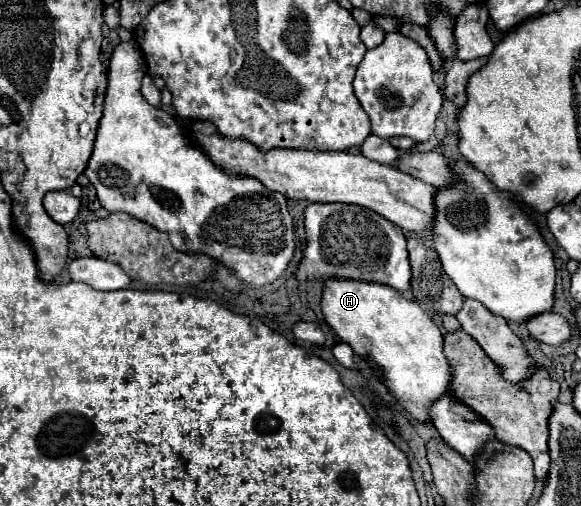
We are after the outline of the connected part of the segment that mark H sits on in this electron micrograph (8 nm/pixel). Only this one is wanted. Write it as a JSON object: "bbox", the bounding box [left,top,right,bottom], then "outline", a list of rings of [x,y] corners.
{"bbox":[322,279,452,423],"outline":[[[338,279],[324,285],[322,309],[326,323],[362,361],[368,361],[370,371],[376,367],[382,369],[378,381],[386,385],[400,407],[418,423],[430,423],[428,405],[440,399],[440,393],[448,391],[452,367],[444,357],[442,331],[422,307],[386,285]]]}

